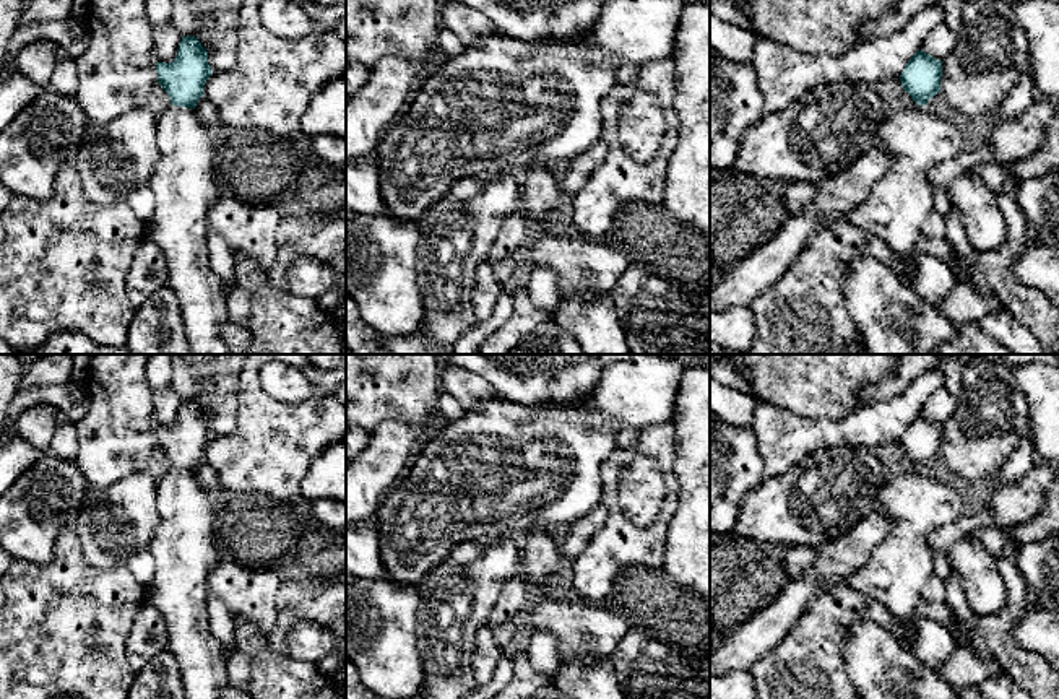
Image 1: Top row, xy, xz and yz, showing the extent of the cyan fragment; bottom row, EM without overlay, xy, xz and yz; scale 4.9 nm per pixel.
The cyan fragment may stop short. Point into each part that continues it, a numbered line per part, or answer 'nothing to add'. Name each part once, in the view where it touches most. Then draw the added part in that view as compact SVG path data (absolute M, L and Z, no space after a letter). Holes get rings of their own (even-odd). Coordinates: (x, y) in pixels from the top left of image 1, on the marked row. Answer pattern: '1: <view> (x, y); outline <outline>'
1: xy (184, 184); outline M169 106L158 117L158 150L159 159L148 182L154 211L146 223L145 237L166 257L167 286L180 304L192 354L231 354L219 333L229 322L224 280L210 267L206 245L208 211L221 189L213 169L214 132L198 119L195 109Z

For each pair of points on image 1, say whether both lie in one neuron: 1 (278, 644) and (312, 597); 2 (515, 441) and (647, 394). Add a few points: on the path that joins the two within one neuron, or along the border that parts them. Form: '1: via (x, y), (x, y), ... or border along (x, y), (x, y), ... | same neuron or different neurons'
1: via (280, 633), (283, 625), (301, 607) | same neuron
2: via (548, 439), (577, 439), (614, 403) | same neuron

